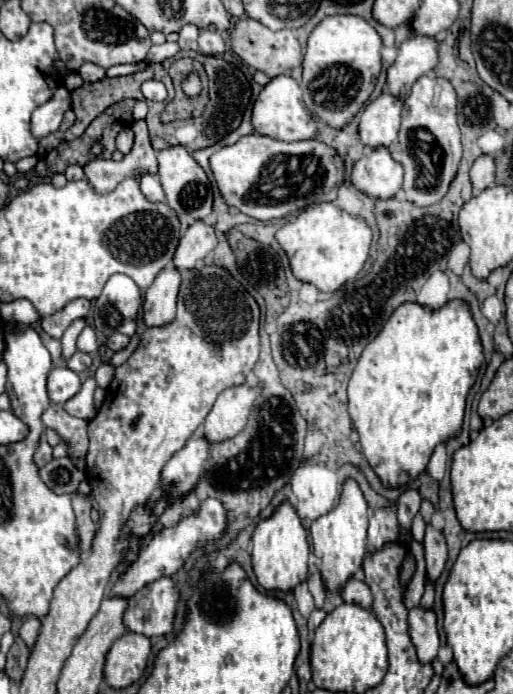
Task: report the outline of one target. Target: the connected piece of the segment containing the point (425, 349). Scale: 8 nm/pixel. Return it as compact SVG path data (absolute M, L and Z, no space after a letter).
M452 299L440 309L402 303L394 309L374 341L364 347L348 383L348 409L352 425L360 435L360 451L388 487L414 481L426 469L434 447L460 433L466 395L478 377L482 361L484 353L478 327L468 303L460 299Z

